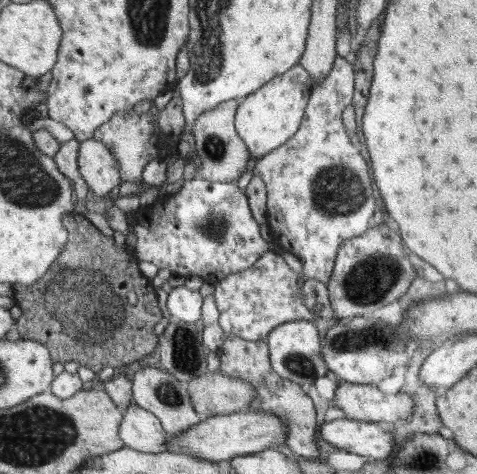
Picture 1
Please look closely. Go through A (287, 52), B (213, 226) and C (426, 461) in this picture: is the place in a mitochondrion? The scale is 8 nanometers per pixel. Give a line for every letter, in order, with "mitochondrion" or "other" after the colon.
A: other
B: mitochondrion
C: mitochondrion

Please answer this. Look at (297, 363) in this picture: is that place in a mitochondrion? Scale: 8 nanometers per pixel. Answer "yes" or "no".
yes

